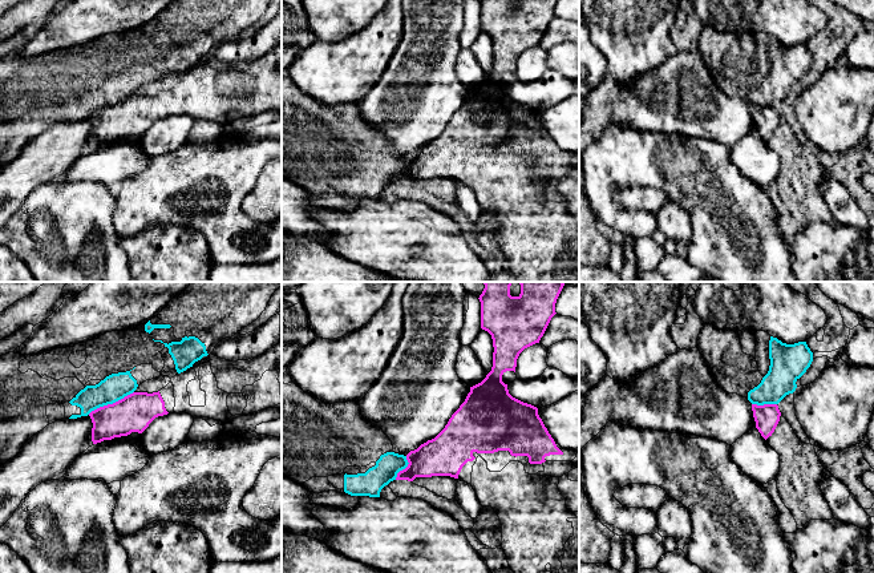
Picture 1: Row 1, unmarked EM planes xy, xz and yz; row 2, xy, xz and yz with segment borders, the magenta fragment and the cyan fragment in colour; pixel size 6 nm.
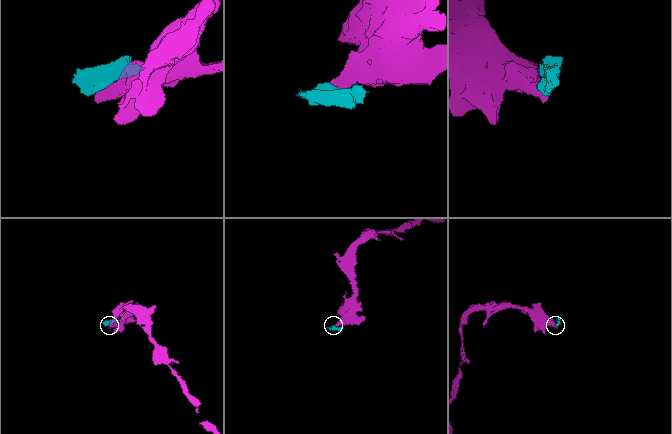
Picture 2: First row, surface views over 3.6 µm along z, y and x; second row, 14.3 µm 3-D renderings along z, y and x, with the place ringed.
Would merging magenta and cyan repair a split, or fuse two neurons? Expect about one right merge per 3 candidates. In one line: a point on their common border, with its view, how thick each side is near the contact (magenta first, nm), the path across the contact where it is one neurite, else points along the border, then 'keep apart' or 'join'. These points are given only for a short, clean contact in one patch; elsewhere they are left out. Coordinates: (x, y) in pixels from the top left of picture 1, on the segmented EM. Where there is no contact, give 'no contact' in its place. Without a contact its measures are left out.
meets magenta in xy at (110, 404); 220 nm thick on the magenta side, 160 nm on the other; border along xy (133, 391), (88, 414); keep apart

